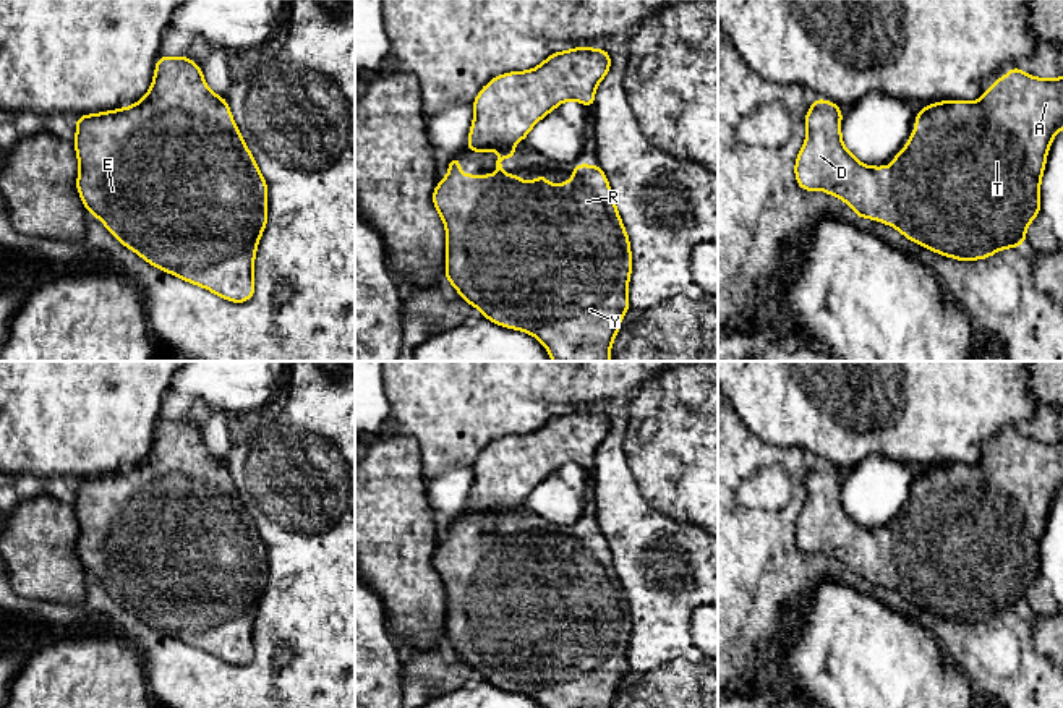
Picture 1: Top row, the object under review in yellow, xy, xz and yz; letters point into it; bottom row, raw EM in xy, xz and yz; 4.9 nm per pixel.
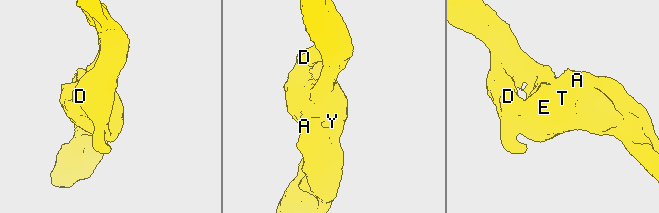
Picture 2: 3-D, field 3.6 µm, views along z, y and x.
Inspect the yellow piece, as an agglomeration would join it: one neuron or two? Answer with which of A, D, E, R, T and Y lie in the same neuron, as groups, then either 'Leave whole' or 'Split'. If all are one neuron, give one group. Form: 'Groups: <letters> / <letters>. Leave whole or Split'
Groups: A D E R T Y. Leave whole

